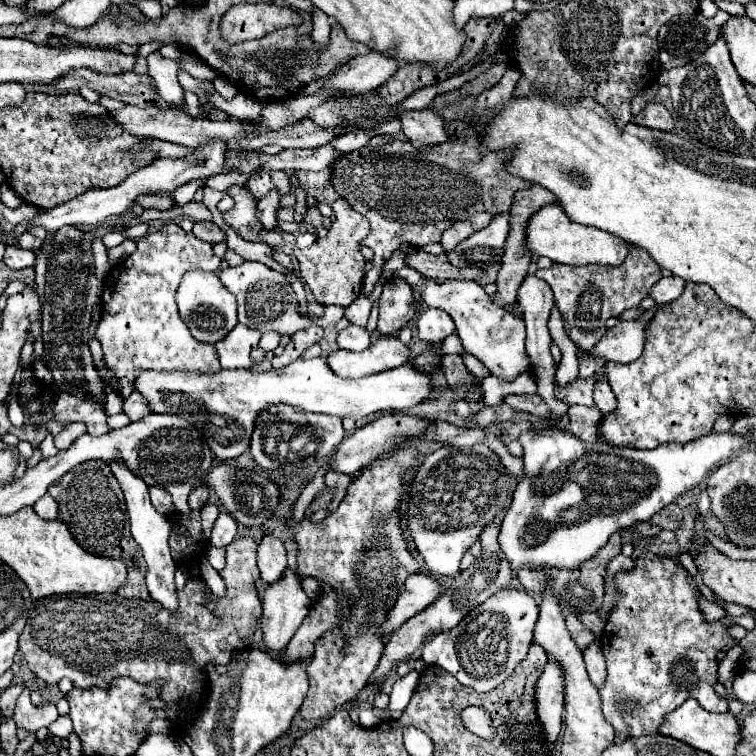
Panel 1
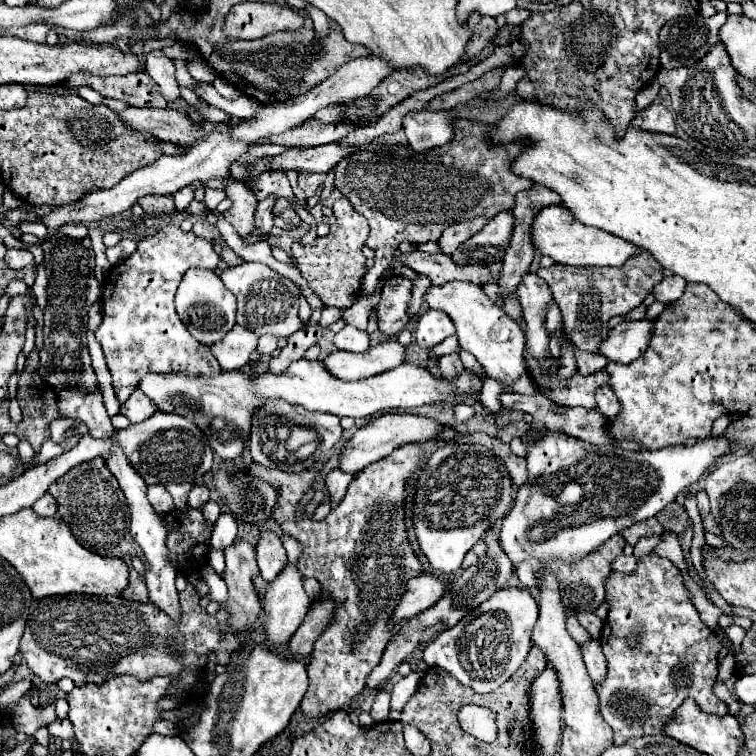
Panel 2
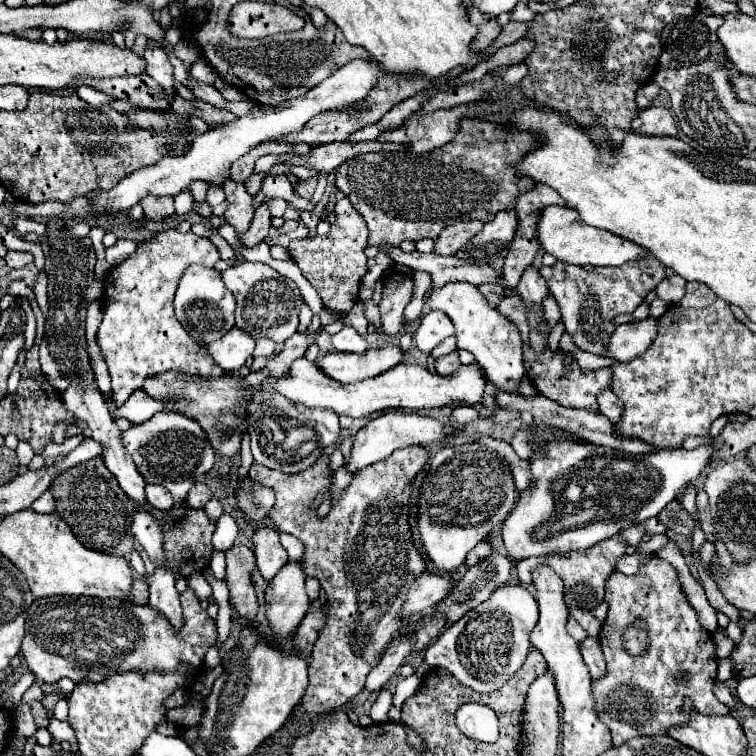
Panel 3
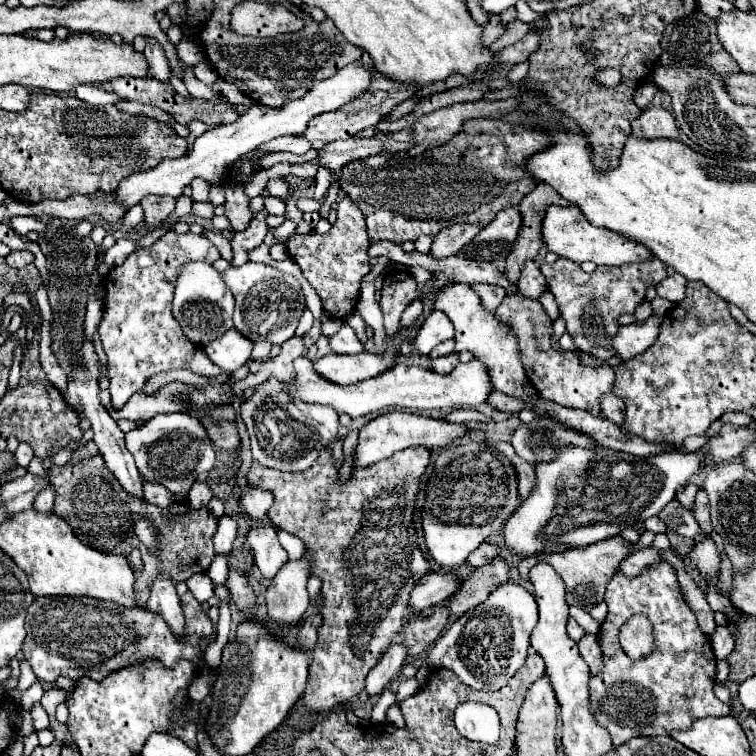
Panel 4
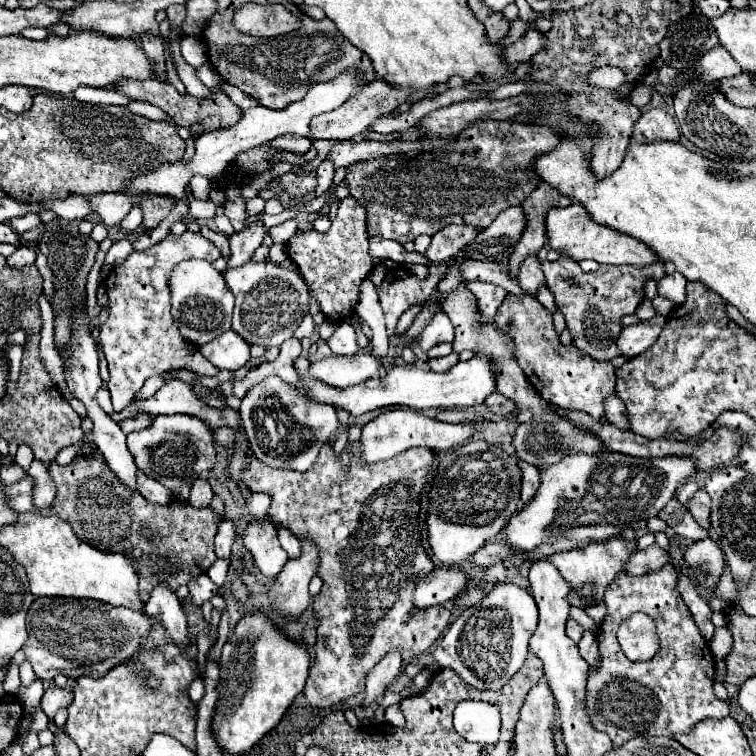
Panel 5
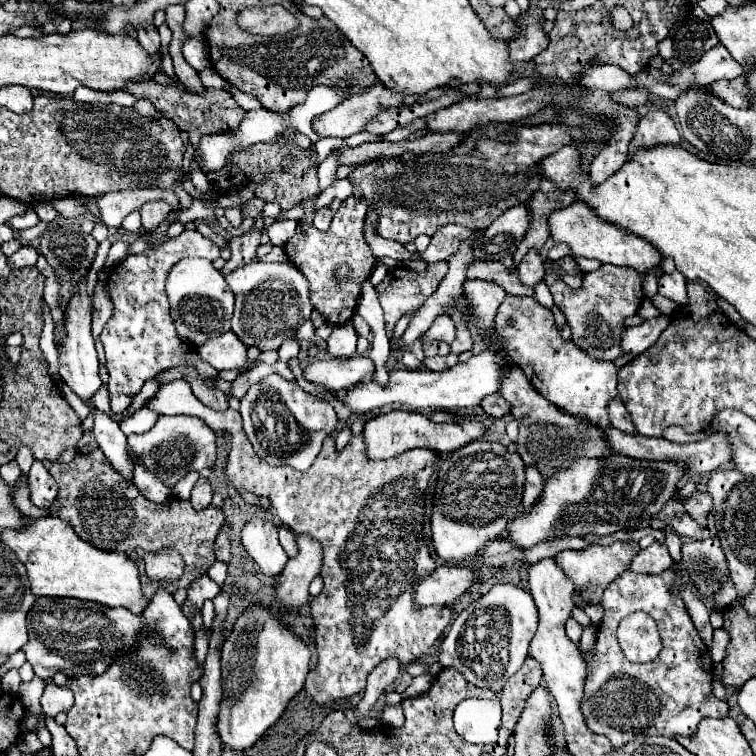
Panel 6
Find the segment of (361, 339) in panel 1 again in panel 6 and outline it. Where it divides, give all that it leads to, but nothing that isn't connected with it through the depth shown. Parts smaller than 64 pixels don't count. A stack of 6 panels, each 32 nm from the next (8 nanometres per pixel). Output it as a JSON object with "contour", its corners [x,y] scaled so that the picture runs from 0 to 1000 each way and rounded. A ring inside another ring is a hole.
{"contour":[[[466,426],[442,431],[442,439],[434,447],[434,463],[439,471],[468,471],[471,468],[471,437],[466,431]]]}

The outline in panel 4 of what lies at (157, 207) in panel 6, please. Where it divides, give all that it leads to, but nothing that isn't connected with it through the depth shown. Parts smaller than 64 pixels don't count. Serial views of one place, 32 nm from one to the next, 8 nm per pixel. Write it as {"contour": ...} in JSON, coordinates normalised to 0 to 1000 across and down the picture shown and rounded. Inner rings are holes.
{"contour":[[[193,259],[185,272],[190,275],[190,294],[209,299],[230,280],[230,262],[228,259]]]}

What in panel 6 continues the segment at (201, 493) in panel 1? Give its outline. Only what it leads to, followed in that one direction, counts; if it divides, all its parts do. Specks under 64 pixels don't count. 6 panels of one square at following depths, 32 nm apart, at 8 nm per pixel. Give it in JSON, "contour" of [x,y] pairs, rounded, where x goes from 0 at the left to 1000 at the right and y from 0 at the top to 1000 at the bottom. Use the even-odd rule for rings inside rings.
{"contour":[[[262,632],[262,638],[254,646],[251,664],[254,664],[254,669],[259,675],[267,675],[267,672],[278,669],[278,664],[280,664],[280,646],[278,646],[278,638],[272,632]]]}

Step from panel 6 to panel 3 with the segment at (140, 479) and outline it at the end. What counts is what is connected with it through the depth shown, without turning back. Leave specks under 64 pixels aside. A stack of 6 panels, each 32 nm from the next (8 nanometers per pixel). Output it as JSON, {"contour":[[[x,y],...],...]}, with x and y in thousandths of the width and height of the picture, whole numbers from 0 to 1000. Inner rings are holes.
{"contour":[[[196,640],[193,643],[193,656],[196,656],[196,664],[198,669],[204,669],[206,675],[225,675],[230,669],[228,664],[228,656],[225,651],[217,646],[217,643],[204,643],[204,640]]]}

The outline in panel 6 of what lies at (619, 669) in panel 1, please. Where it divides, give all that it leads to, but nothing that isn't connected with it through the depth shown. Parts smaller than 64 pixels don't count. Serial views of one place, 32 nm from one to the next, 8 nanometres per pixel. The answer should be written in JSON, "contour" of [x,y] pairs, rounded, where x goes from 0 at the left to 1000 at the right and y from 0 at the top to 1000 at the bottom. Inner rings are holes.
{"contour":[[[889,751],[878,754],[876,759],[836,759],[823,757],[802,780],[796,788],[799,802],[799,820],[791,831],[791,847],[788,847],[788,868],[783,876],[778,876],[778,894],[772,905],[772,926],[770,926],[770,942],[778,952],[778,960],[783,968],[794,968],[807,976],[812,989],[820,989],[839,979],[841,974],[913,974],[921,968],[921,958],[934,947],[963,947],[963,931],[958,926],[950,926],[942,918],[942,870],[937,862],[937,854],[923,841],[923,833],[915,823],[915,817],[907,810],[907,802],[897,786],[889,783],[889,772],[894,767],[894,757]],[[836,810],[854,810],[860,812],[868,825],[876,844],[876,860],[873,865],[854,878],[839,878],[831,870],[825,870],[817,847],[815,847],[815,831],[820,820]]]}

